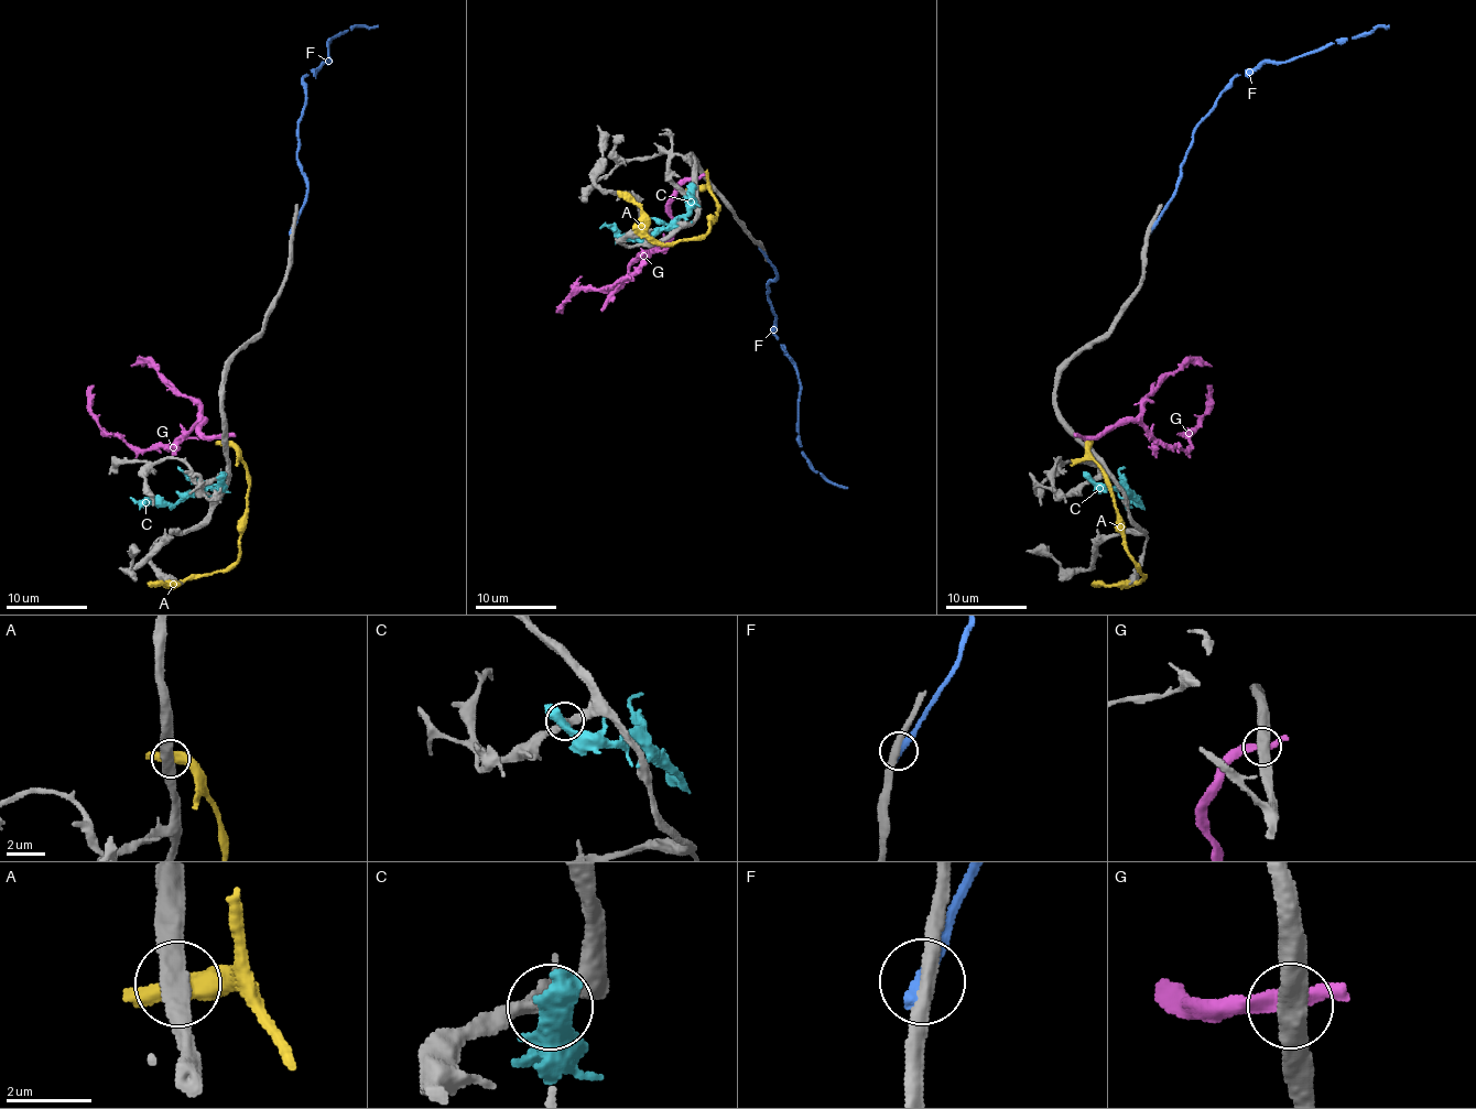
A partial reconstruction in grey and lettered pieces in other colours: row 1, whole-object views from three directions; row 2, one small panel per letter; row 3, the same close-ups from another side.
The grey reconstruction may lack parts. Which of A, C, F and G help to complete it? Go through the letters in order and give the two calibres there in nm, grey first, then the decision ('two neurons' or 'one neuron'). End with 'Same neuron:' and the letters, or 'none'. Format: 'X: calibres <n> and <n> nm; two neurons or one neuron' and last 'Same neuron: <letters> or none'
A: calibres 440 and 460 nm; two neurons
C: calibres 220 and 500 nm; two neurons
F: calibres 340 and 420 nm; two neurons
G: calibres 440 and 320 nm; two neurons
Same neuron: none

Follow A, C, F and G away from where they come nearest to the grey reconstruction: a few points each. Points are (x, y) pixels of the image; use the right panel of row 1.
A: (1087, 445), (1106, 484), (1128, 556), (1142, 577), (1135, 583), (1092, 583)
C: (1092, 479), (1122, 488), (1140, 503), (1127, 501), (1128, 498)
F: (1151, 229), (1175, 191), (1194, 127), (1234, 78), (1267, 62), (1317, 52), (1336, 42), (1389, 25)
G: (1080, 436), (1098, 436), (1137, 421), (1163, 443), (1185, 448), (1190, 445), (1190, 434), (1207, 408), (1209, 386)

